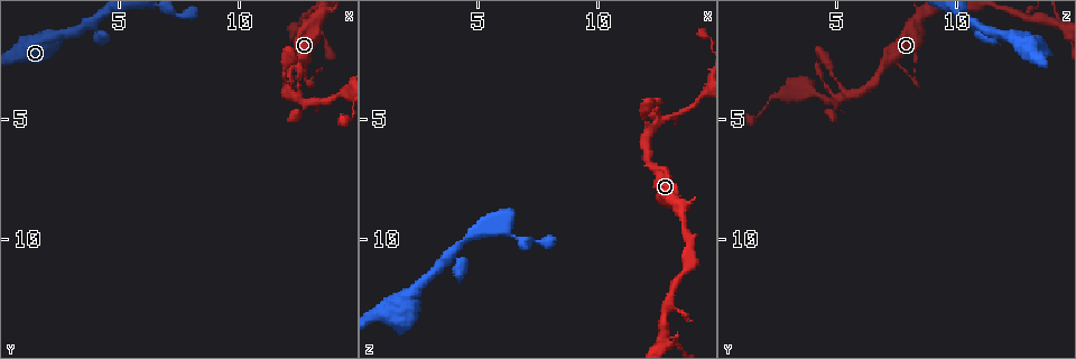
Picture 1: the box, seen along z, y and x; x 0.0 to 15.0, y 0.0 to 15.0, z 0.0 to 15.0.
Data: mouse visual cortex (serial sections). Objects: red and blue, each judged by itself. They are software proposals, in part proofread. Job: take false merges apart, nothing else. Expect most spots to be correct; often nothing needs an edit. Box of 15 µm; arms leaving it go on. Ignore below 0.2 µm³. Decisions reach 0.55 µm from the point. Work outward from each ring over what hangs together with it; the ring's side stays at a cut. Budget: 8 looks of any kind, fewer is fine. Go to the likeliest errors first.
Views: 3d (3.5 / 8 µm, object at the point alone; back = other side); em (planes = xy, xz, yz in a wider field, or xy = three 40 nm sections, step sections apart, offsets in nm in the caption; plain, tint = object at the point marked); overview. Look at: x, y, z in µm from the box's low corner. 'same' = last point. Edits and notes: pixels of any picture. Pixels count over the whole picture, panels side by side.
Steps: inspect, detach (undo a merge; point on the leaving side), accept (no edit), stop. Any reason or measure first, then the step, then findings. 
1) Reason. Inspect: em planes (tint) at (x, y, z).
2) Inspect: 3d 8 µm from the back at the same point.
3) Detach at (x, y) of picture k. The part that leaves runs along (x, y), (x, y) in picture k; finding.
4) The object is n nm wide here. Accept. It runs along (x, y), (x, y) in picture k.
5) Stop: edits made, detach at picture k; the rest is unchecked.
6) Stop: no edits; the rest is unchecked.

Calibre changes. Inspect: em xy step 2 (tint) at (12.8, 0.9, 14.3).

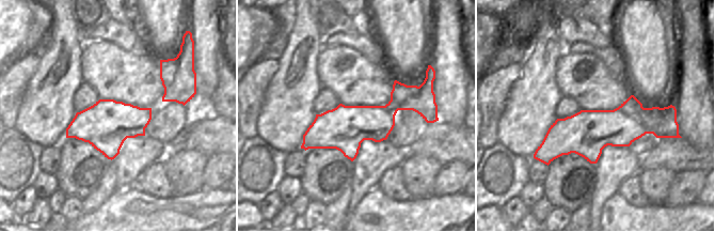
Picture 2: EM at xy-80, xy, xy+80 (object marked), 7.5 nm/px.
Inspect: 3d 3.5 µm at the same point.

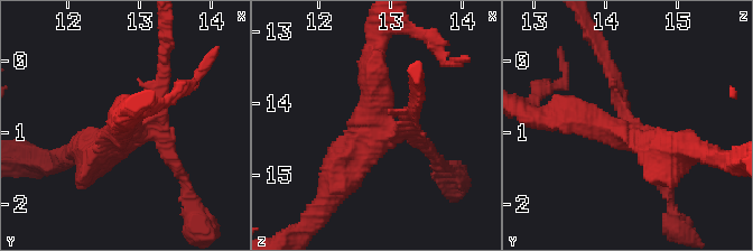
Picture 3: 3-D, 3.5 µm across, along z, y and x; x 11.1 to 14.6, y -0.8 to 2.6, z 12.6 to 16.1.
Detach at (152, 84) of picture 3. The part that leaves runs along (163, 138), (189, 186), (201, 228) in picture 3; two cells meet here.

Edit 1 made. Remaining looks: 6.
Sudden change in width. Inspect: 3d 3.5 µm at (2.2, 1.5, 12.3).

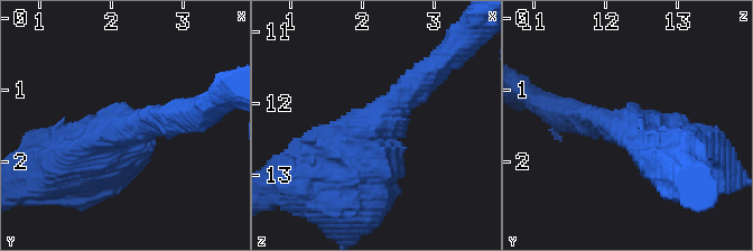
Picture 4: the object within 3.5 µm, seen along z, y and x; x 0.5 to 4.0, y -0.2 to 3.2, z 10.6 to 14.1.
Shape alone is not enough. Inspect: em xy step 1 (tint) at (2.10, 1.55, 12.30).

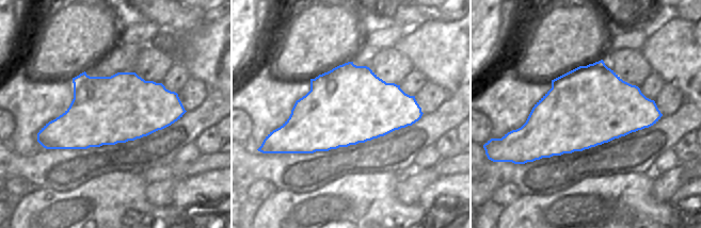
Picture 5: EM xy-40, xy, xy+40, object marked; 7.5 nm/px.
Accept. It runs along (334, 177), (427, 76) in picture 4; continuous, no second cell.

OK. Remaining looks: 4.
Inspect: 3d 8 µm at (12.2, 3.0, 6.7).

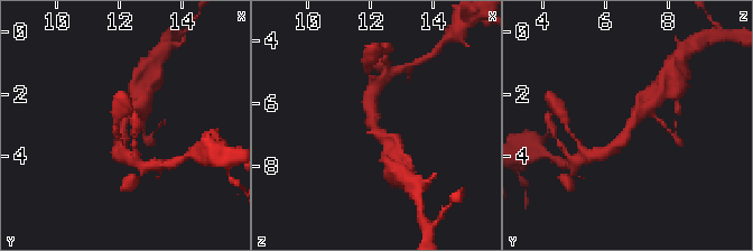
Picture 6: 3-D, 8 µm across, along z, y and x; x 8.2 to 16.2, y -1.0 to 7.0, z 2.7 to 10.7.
The arms are 300, 350 nm wide. Inspect: em xy step 5 (tint) at (12.2, 3.1, 6.7).

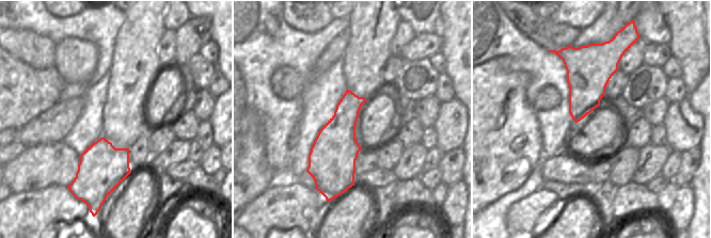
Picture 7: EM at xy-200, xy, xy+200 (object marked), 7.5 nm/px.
Accept. It runs along (647, 107), (609, 149) in picture 6; all the same cell.

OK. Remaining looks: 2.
Stop: edits made, detach at picture 3; the rest is unchecked.

